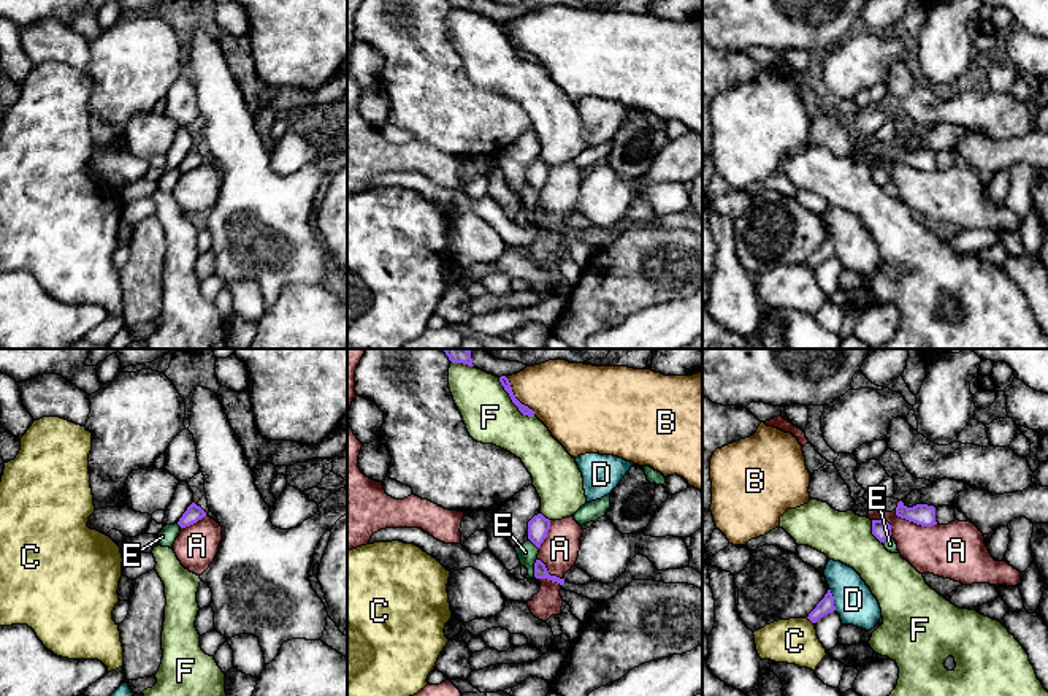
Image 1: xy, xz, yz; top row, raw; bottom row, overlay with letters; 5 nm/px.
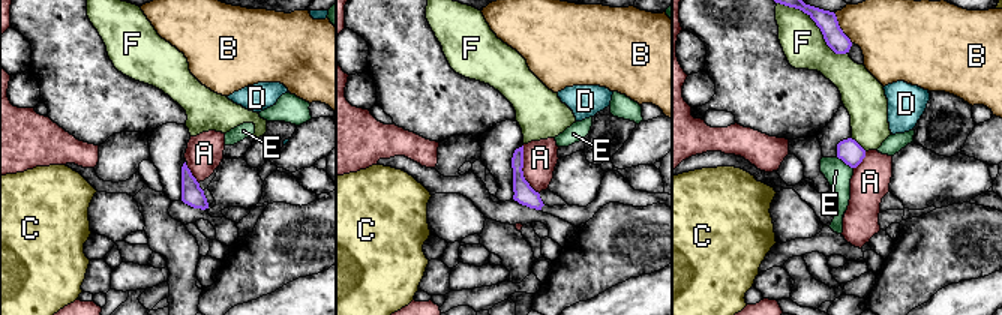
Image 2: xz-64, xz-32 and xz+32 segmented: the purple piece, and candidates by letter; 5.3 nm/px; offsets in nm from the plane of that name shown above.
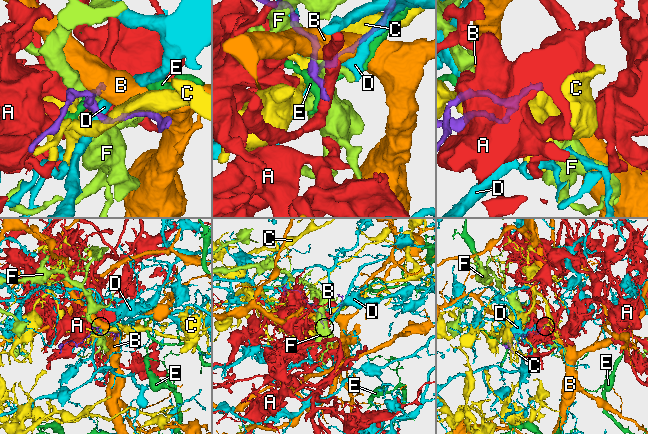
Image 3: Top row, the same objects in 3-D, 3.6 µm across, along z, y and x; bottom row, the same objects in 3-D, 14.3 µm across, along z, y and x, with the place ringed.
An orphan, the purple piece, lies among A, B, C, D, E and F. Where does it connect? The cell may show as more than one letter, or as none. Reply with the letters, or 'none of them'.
none of them

